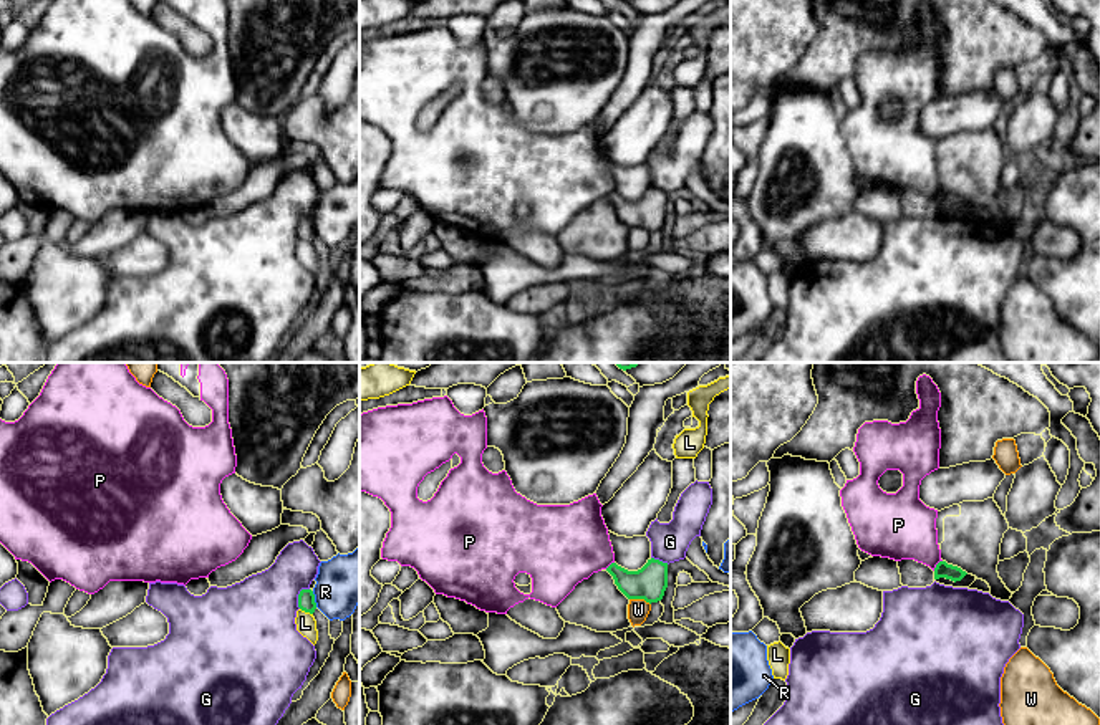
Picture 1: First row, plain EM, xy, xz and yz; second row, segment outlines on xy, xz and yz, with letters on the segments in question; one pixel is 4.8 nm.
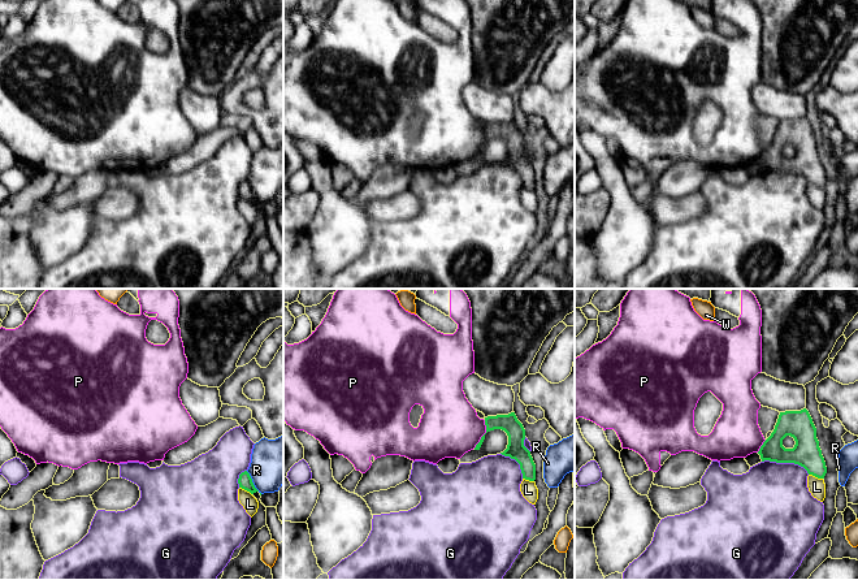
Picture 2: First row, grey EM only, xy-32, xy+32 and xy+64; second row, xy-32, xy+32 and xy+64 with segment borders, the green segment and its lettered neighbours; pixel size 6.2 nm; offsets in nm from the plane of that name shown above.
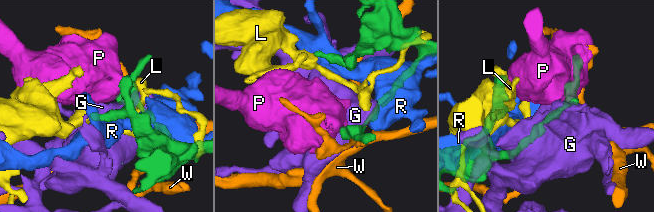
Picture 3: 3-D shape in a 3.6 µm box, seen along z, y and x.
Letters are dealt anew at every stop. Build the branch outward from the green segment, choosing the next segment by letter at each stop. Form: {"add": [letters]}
{"add": []}

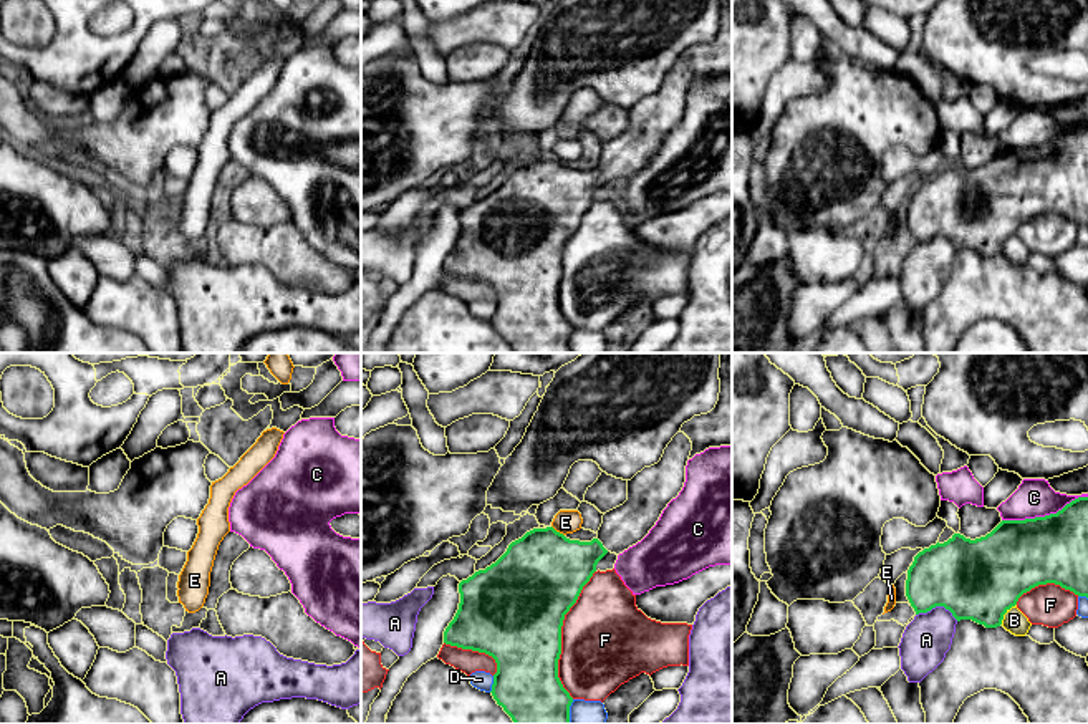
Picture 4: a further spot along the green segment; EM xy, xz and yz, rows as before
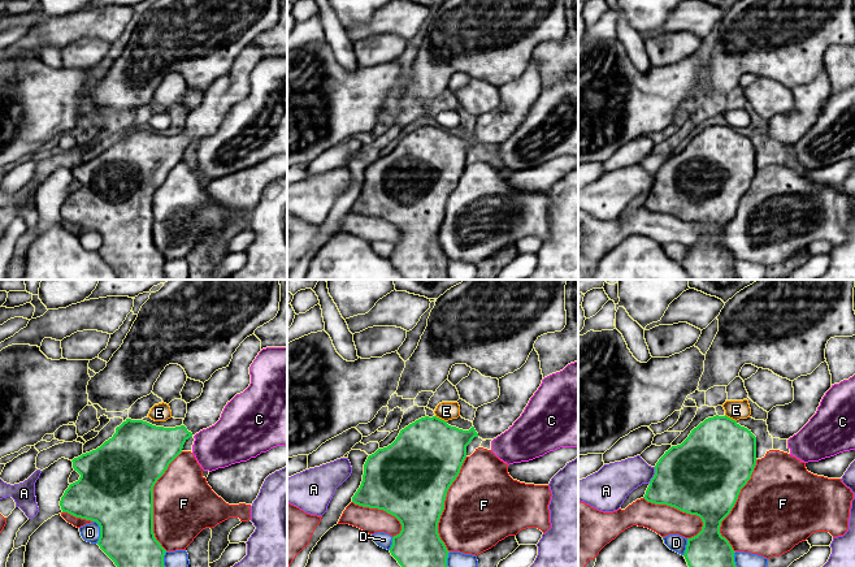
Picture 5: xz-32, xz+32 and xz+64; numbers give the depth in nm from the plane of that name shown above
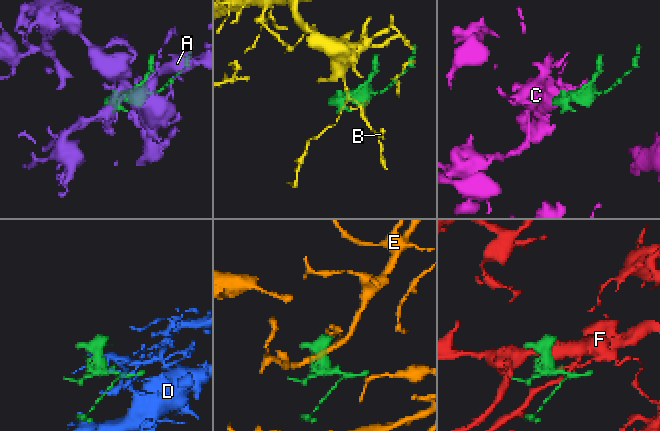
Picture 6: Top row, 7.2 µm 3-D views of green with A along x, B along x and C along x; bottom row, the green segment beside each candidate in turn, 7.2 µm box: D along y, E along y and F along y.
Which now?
{"add": []}

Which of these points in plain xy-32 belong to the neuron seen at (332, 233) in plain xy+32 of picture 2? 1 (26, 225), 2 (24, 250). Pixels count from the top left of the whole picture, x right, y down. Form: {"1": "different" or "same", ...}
{"1": "different", "2": "different"}

